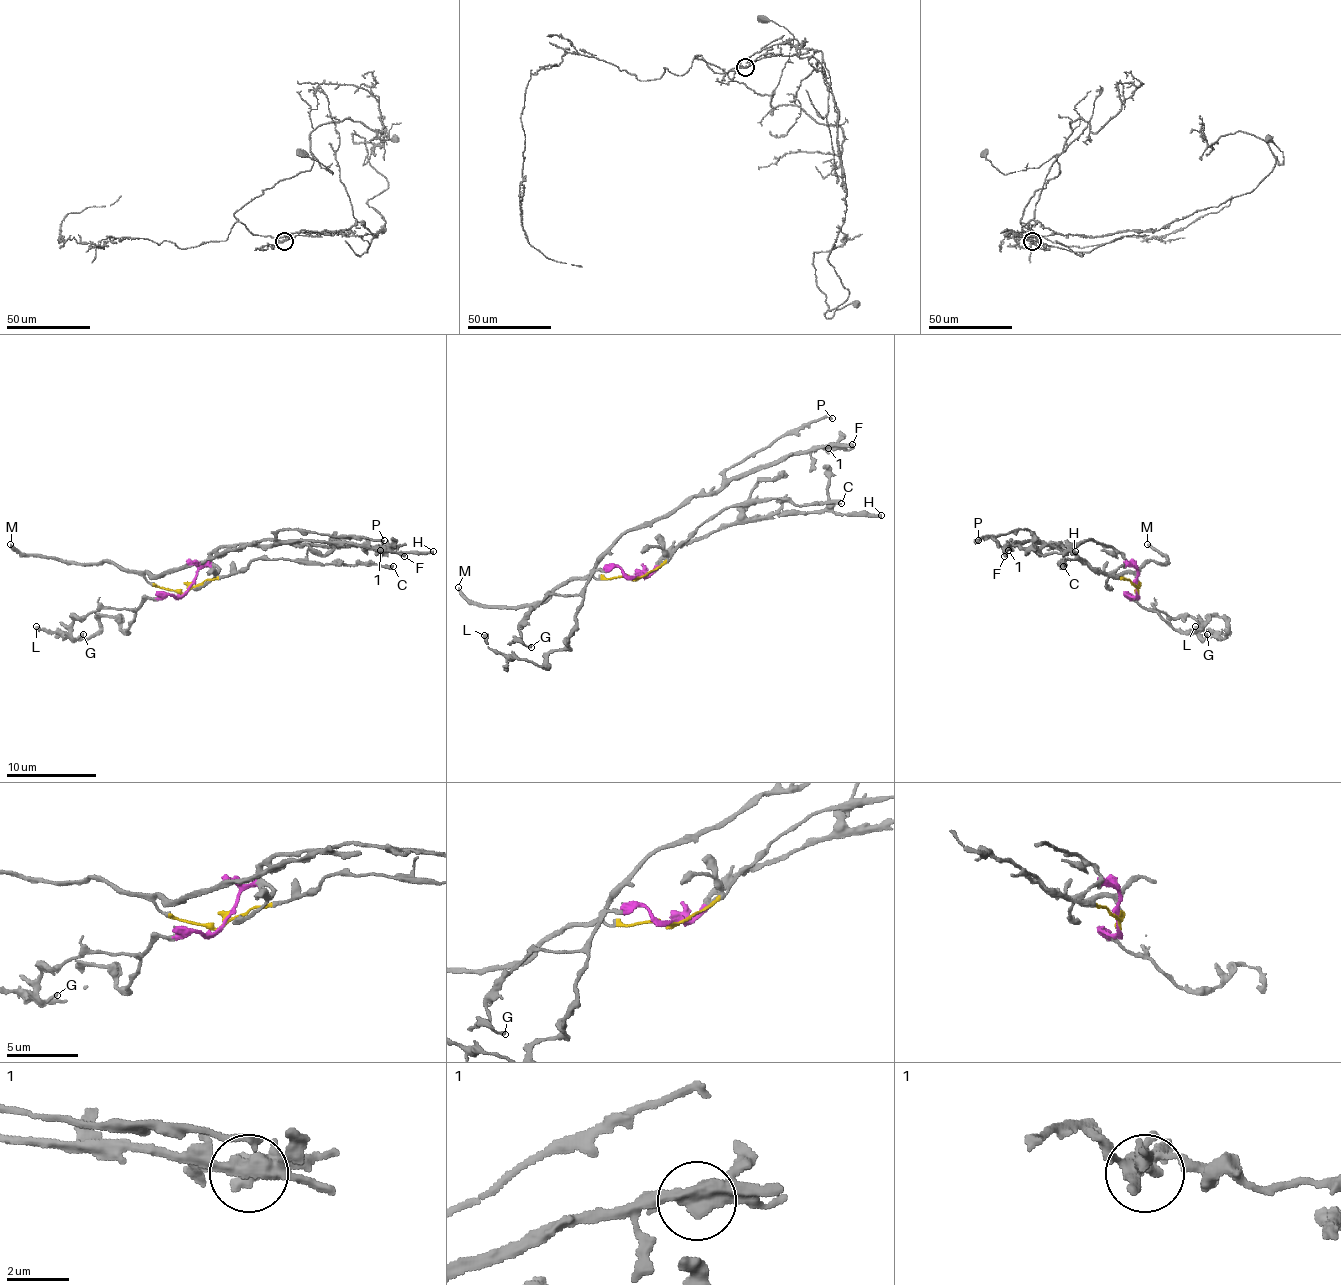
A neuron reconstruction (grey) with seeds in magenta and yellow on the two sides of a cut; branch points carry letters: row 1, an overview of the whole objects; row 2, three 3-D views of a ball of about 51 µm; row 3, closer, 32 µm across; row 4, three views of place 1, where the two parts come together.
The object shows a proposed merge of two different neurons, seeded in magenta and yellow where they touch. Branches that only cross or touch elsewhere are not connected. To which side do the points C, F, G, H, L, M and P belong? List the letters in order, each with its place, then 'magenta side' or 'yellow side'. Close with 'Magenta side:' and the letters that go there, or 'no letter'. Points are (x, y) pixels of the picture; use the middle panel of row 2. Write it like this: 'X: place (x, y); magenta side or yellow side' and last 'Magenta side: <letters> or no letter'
C: place (841, 503); yellow side
F: place (852, 444); yellow side
G: place (531, 647); magenta side
H: place (881, 515); magenta side
L: place (484, 635); magenta side
M: place (458, 587); yellow side
P: place (832, 418); yellow side
Magenta side: G, H, L

